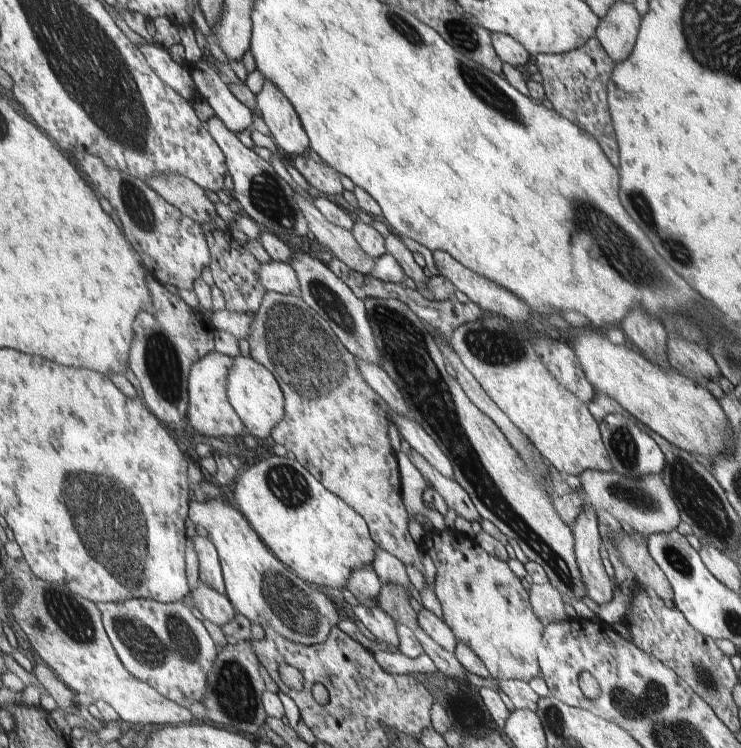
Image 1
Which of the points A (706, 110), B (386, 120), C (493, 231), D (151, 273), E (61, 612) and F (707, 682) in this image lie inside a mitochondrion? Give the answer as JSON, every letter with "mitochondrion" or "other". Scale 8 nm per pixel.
{"A":"other","B":"other","C":"other","D":"other","E":"mitochondrion","F":"mitochondrion"}

